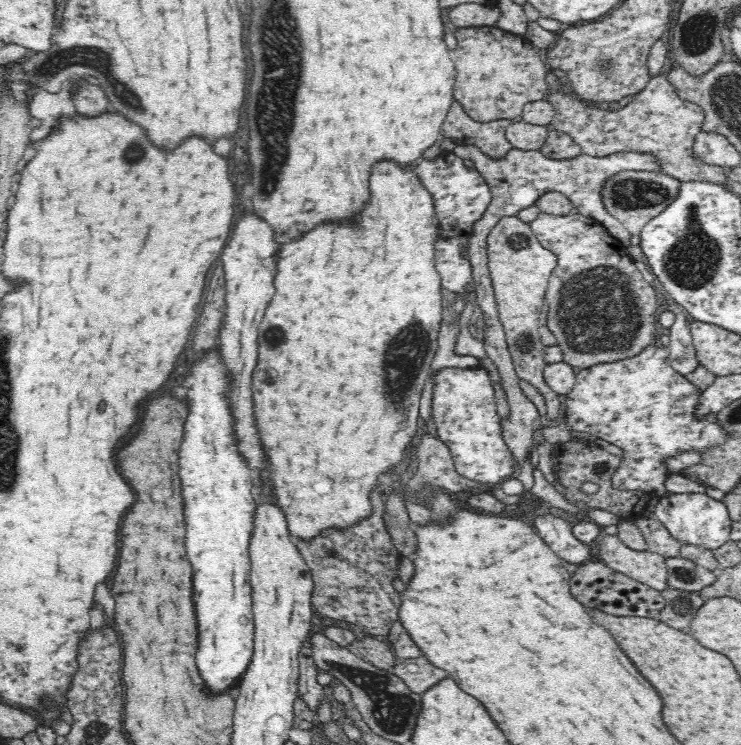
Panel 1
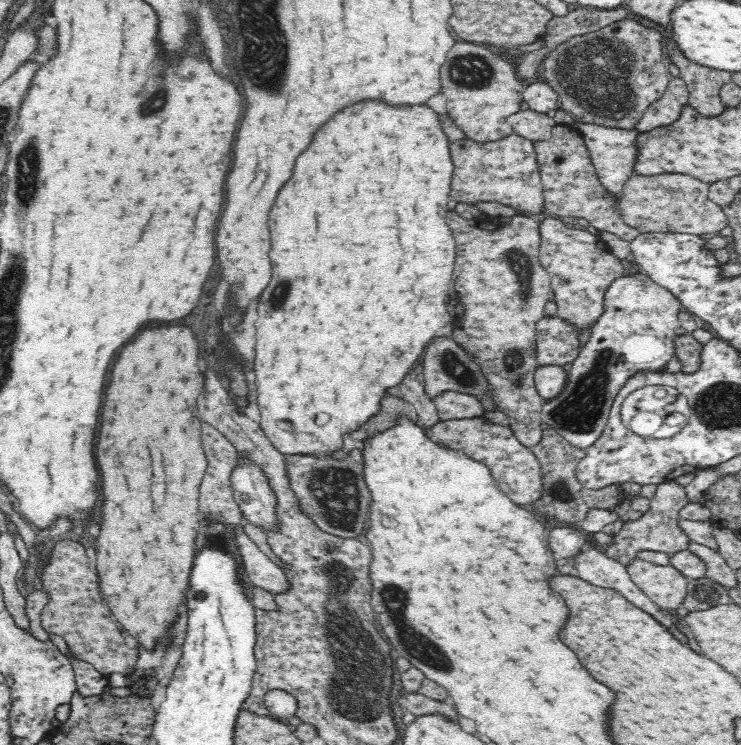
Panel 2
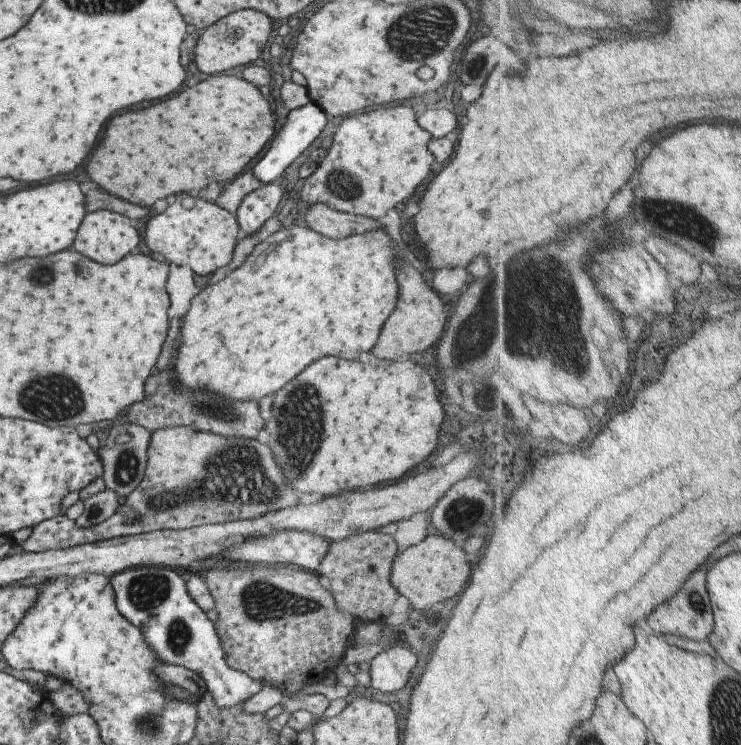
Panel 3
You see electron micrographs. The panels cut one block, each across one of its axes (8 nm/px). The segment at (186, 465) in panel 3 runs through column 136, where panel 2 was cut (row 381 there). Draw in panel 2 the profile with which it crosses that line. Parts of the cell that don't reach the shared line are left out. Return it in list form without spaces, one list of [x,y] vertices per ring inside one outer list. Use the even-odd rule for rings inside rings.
[[[518,214],[510,217],[509,224],[496,228],[494,224],[486,224],[486,226],[482,226],[482,224],[476,224],[476,220],[468,222],[468,220],[464,220],[462,217],[458,218],[458,216],[452,216],[452,218],[448,218],[448,226],[452,228],[454,238],[456,238],[456,246],[458,246],[458,248],[456,248],[458,256],[456,256],[455,260],[456,268],[454,268],[454,286],[456,286],[456,292],[458,292],[460,302],[462,302],[462,306],[464,306],[464,314],[462,314],[462,318],[460,318],[460,322],[458,322],[458,328],[454,328],[455,332],[450,332],[450,336],[454,336],[455,342],[458,344],[458,346],[460,346],[460,348],[462,348],[462,351],[468,355],[468,358],[472,364],[478,365],[478,367],[482,369],[482,373],[484,373],[484,377],[486,377],[486,381],[488,381],[488,392],[486,392],[486,399],[490,399],[490,401],[492,401],[492,408],[485,408],[485,406],[482,404],[481,398],[475,394],[466,394],[465,392],[456,392],[455,390],[444,390],[444,392],[440,392],[438,396],[434,396],[433,403],[437,408],[440,420],[482,417],[486,411],[503,412],[507,418],[506,422],[508,427],[512,429],[513,436],[520,442],[520,444],[530,448],[541,442],[543,430],[540,428],[540,426],[542,426],[540,412],[541,408],[544,406],[544,403],[547,401],[538,394],[538,391],[535,387],[534,374],[535,370],[539,367],[539,364],[536,360],[536,341],[534,334],[536,332],[536,322],[542,318],[544,308],[547,307],[548,301],[552,300],[552,298],[550,298],[550,294],[552,294],[553,290],[551,276],[548,274],[548,272],[546,272],[546,269],[541,265],[541,261],[539,260],[541,234],[539,231],[538,222],[534,222],[531,216],[527,216],[526,214]]]

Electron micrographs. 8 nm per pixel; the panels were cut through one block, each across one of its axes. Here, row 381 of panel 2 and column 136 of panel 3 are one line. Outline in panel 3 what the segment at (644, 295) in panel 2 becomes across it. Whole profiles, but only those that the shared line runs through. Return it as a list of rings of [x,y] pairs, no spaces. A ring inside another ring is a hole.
[[[155,565],[129,567],[109,576],[109,582],[113,587],[117,612],[129,624],[139,628],[155,658],[164,665],[187,668],[199,674],[217,708],[223,710],[235,706],[261,690],[259,681],[251,680],[246,673],[231,668],[223,660],[218,633],[204,610],[191,600],[180,571]]]

